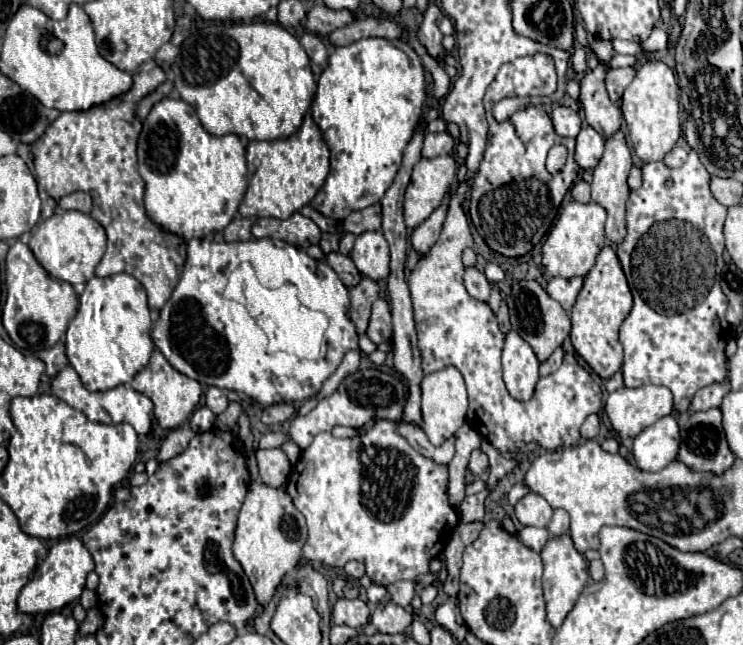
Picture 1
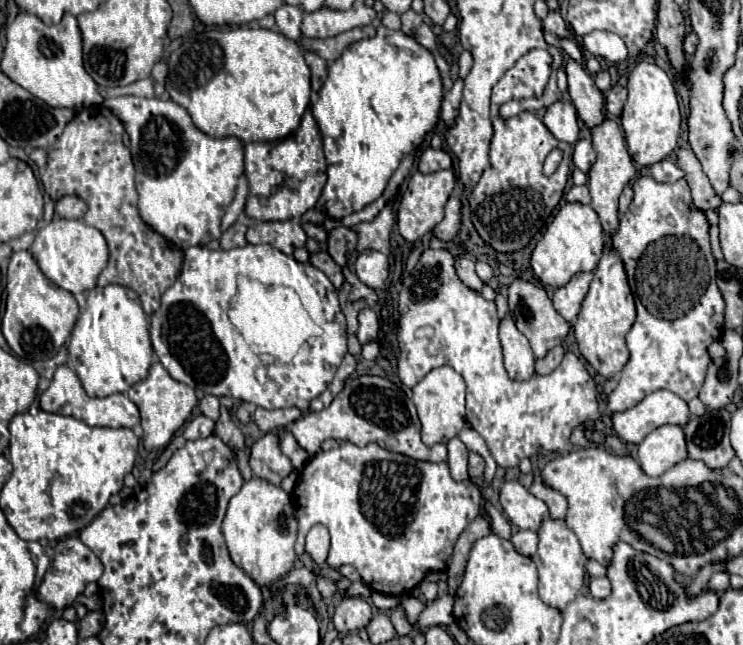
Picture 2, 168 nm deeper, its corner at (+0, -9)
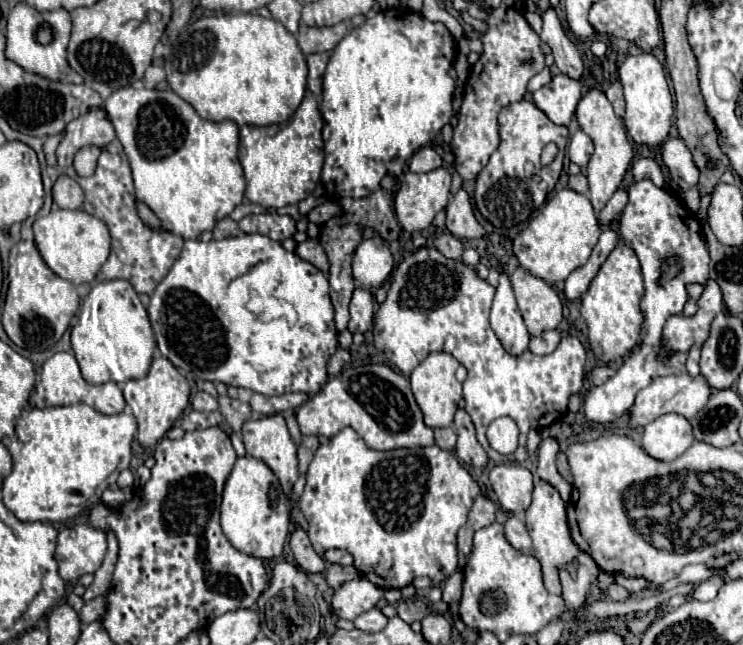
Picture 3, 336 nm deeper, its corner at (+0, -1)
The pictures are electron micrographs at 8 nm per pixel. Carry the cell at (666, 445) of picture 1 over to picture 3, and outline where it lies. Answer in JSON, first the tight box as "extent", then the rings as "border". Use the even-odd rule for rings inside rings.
{"extent":[643,414,695,462],"border":[[[663,414],[643,430],[643,450],[663,462],[679,458],[695,442],[687,418],[679,414]]]}

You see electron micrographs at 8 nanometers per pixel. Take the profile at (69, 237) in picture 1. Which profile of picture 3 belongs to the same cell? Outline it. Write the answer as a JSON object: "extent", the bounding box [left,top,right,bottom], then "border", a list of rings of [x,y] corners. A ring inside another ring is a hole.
{"extent":[33,210,111,284],"border":[[[55,210],[33,222],[35,244],[47,266],[61,278],[77,284],[95,282],[95,274],[109,256],[111,236],[107,226],[83,210]]]}

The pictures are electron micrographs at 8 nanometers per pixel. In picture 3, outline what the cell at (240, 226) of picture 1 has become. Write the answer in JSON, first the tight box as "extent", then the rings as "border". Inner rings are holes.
{"extent":[213,218,239,240],"border":[[[231,218],[219,220],[213,228],[213,238],[215,240],[223,240],[223,238],[229,238],[229,236],[237,236],[237,234],[239,234],[239,226]]]}

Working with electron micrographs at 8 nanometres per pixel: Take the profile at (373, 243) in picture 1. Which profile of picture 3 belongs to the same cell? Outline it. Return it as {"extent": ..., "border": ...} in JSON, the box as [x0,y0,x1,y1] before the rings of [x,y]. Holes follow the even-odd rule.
{"extent":[353,236,393,288],"border":[[[375,236],[363,240],[353,256],[353,278],[363,288],[379,288],[393,270],[393,256],[387,244]]]}

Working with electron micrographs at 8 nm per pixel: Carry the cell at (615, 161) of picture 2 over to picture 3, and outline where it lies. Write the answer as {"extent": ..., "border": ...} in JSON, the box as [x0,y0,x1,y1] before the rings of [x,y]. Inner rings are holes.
{"extent":[575,88,633,212],"border":[[[589,88],[579,100],[579,104],[575,108],[575,116],[577,116],[577,122],[579,122],[581,130],[595,144],[595,152],[593,152],[593,156],[589,160],[589,166],[587,166],[587,178],[589,178],[589,200],[593,204],[593,210],[599,212],[607,204],[607,200],[613,196],[613,192],[619,188],[627,168],[631,166],[633,146],[631,146],[631,142],[627,138],[623,120],[615,116],[613,106],[607,100],[603,90]]]}

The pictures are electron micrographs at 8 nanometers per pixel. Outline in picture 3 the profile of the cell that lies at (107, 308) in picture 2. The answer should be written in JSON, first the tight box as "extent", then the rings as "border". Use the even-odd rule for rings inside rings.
{"extent":[71,280,155,384],"border":[[[109,280],[93,286],[89,296],[83,300],[77,324],[71,330],[71,344],[81,374],[89,384],[121,384],[133,378],[143,378],[149,372],[155,334],[147,310],[127,280]]]}

